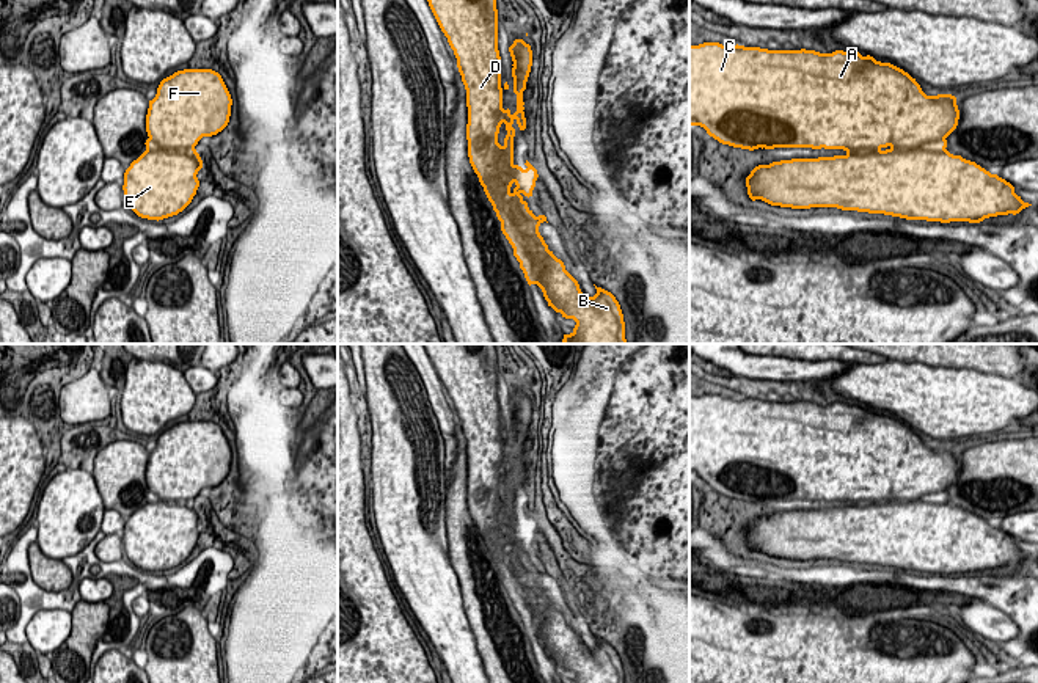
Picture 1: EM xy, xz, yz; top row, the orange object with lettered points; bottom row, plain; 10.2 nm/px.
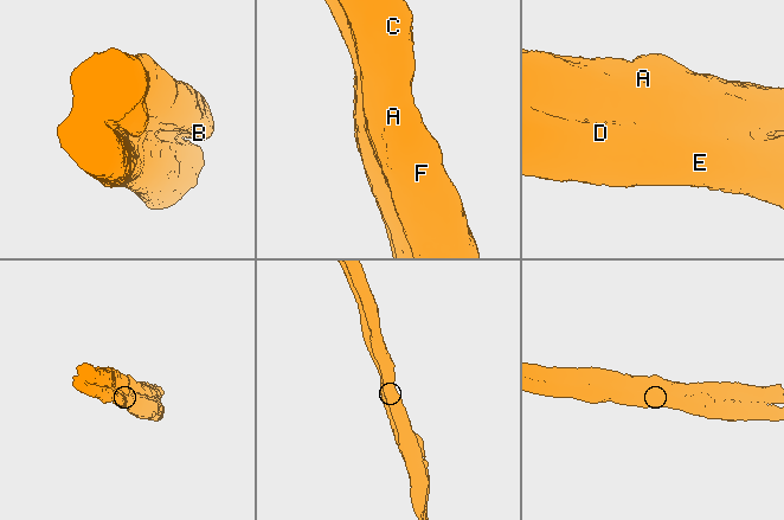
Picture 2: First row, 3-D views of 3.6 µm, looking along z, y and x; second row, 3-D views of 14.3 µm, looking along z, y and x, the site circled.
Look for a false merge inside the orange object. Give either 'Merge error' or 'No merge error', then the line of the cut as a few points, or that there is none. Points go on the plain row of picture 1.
Merge error. Split along xz (537, 580), (526, 588), (536, 600), (529, 609), (537, 635)

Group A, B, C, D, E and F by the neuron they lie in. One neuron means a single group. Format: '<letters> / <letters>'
A B C F / D E

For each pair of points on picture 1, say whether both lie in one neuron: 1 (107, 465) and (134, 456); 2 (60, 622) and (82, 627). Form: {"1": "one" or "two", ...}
{"1": "one", "2": "two"}

